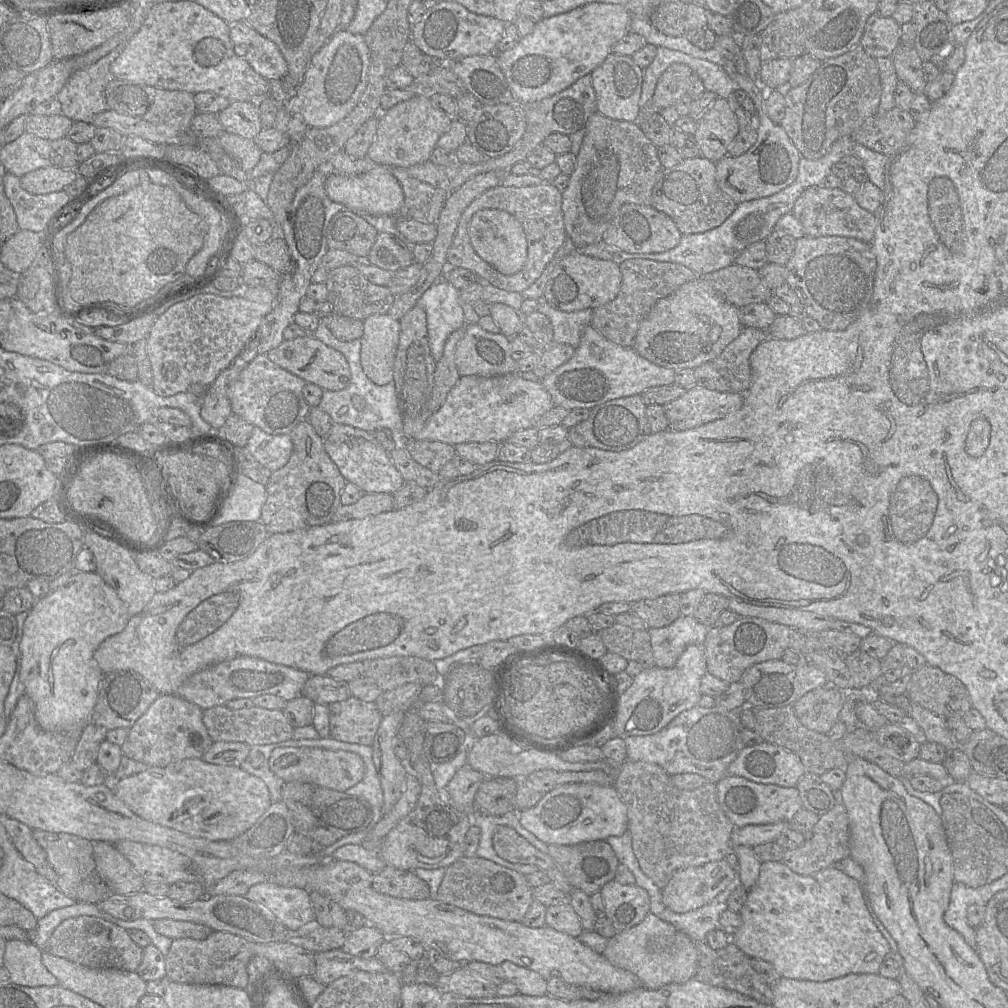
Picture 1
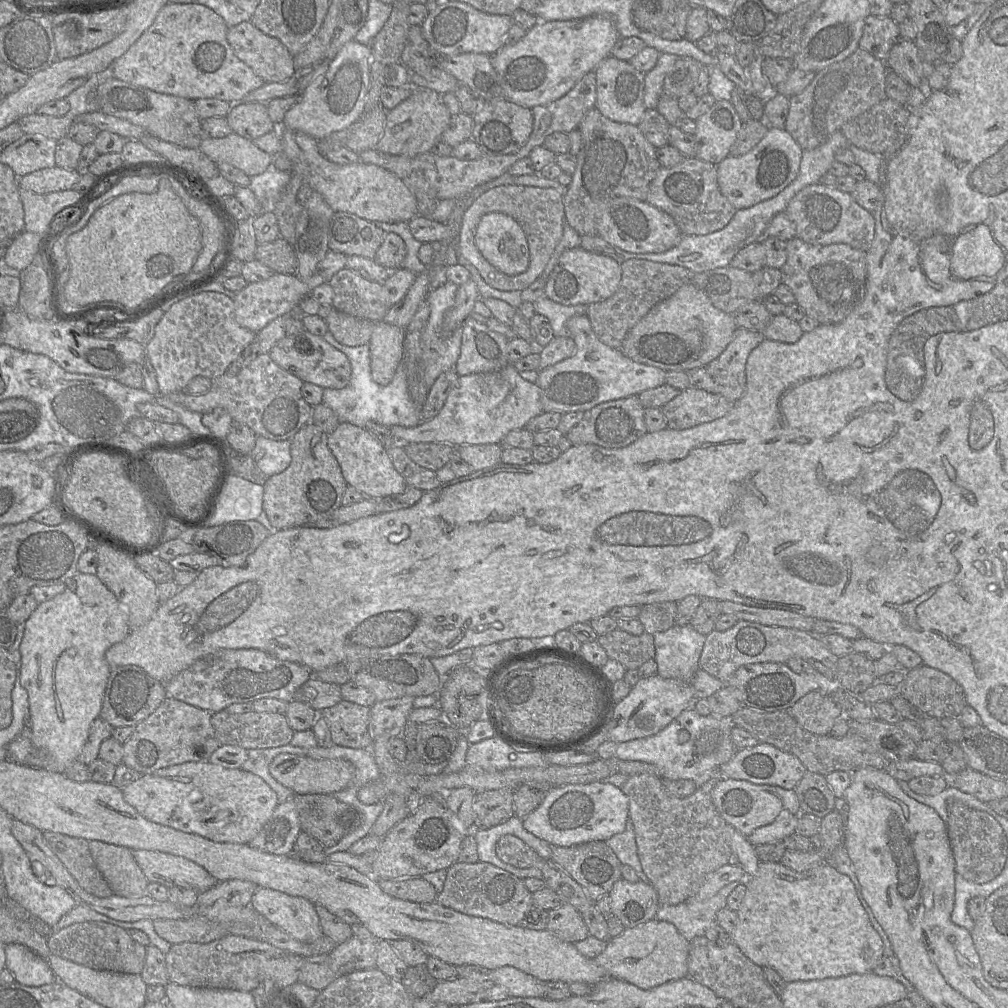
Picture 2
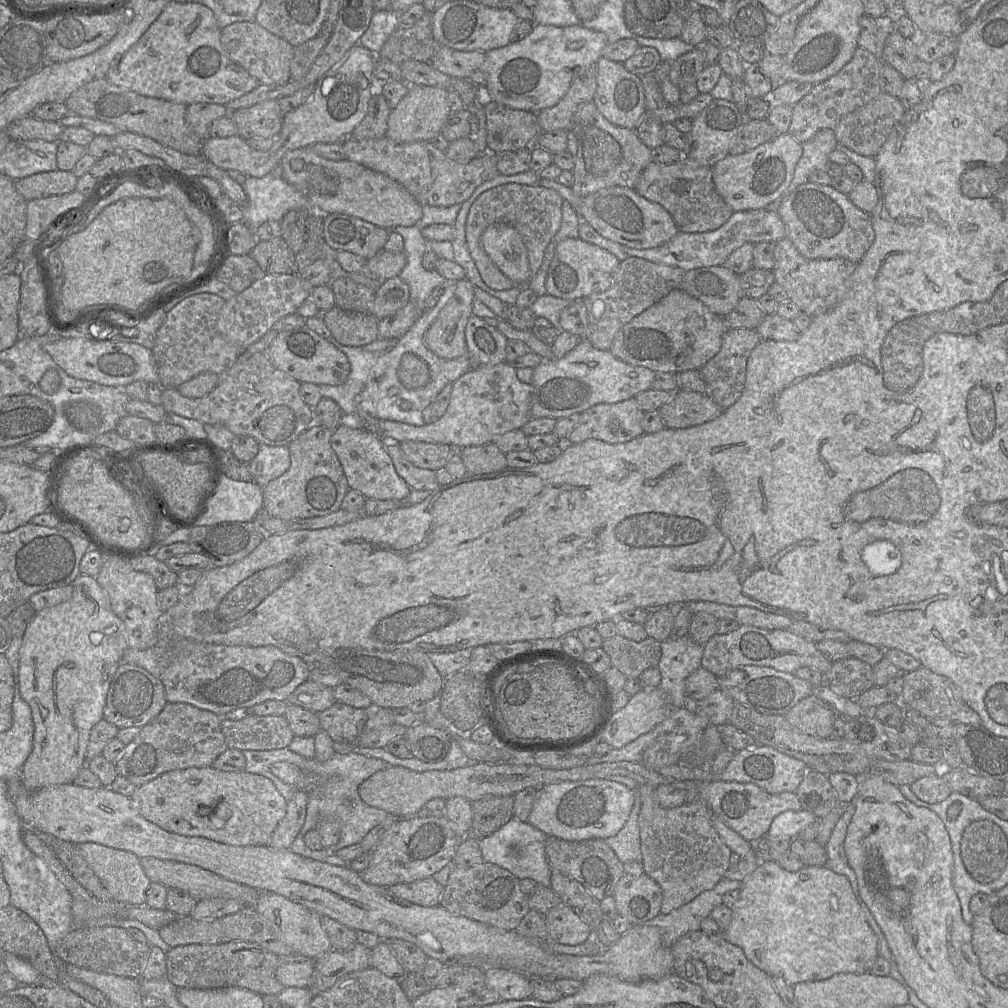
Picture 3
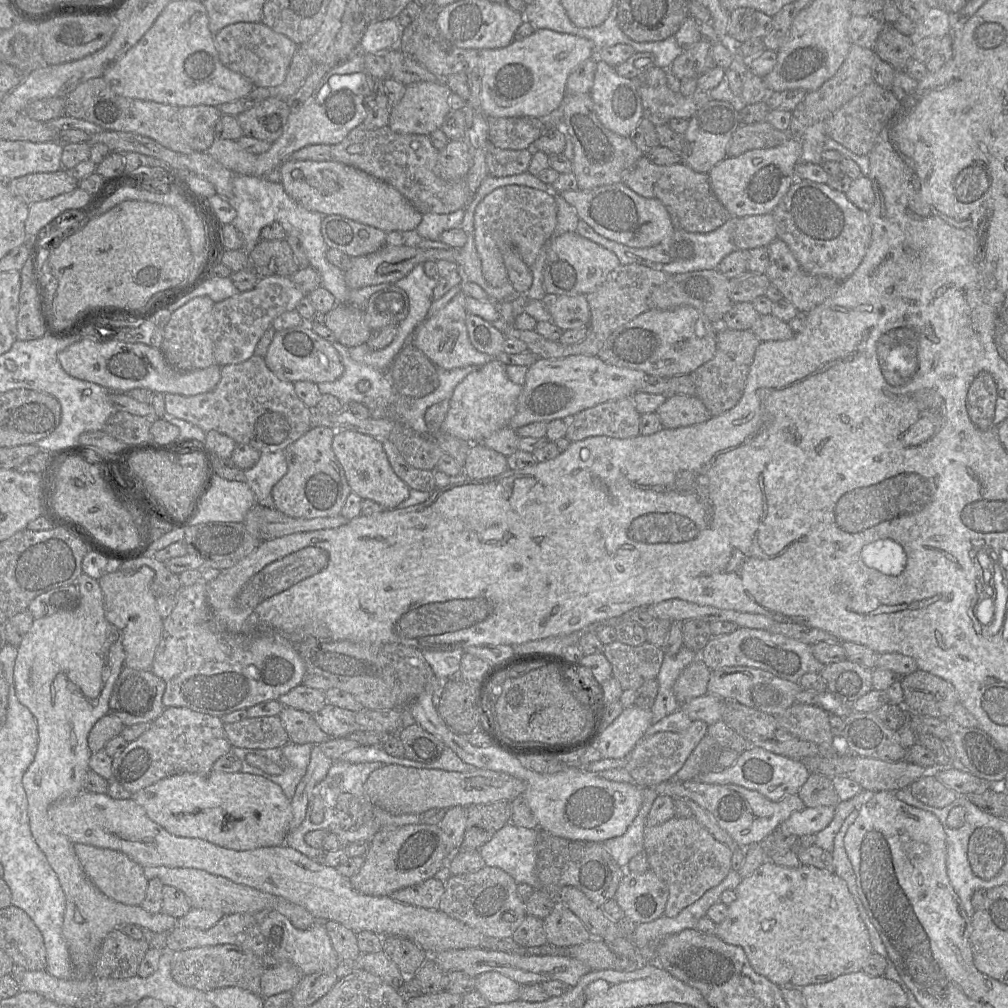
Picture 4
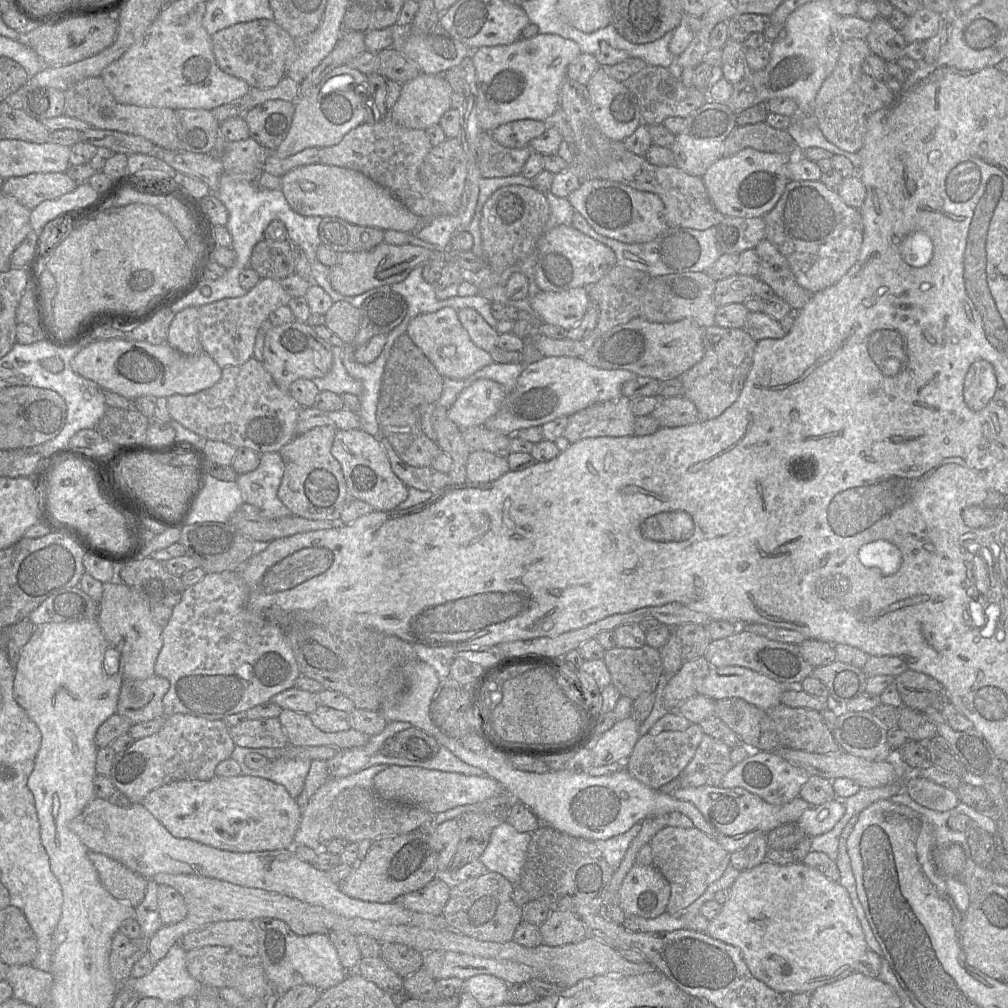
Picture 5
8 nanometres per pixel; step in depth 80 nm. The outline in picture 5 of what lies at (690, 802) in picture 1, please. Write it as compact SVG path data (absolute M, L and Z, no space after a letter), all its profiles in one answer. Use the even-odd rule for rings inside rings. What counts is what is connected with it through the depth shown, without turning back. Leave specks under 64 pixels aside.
M666 826L649 842L652 850L652 865L667 879L671 895L666 912L674 913L697 900L710 884L722 877L730 864L730 856L716 839L705 832L692 828Z

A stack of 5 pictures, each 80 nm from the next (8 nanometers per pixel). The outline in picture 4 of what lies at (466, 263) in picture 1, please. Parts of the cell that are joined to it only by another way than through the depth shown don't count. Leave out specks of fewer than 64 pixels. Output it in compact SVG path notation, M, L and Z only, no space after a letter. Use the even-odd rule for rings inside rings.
M520 185L499 187L486 195L474 212L474 243L484 279L493 287L508 280L503 252L514 248L524 263L534 264L541 247L552 237L557 224L556 194Z

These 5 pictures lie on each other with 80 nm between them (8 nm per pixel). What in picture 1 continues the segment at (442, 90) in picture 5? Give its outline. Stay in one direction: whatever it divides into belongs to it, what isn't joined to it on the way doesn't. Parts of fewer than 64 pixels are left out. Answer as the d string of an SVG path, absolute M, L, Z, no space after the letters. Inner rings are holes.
M419 91L411 99L379 113L376 136L367 157L385 166L408 168L421 164L430 159L439 138L449 128L452 120L452 117L432 104L428 93Z

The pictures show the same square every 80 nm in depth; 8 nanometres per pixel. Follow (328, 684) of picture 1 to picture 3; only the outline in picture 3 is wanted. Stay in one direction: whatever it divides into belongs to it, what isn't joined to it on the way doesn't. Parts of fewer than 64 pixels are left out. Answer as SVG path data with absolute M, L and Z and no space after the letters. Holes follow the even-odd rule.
M307 679L290 694L286 702L318 714L331 707L336 699L333 688Z

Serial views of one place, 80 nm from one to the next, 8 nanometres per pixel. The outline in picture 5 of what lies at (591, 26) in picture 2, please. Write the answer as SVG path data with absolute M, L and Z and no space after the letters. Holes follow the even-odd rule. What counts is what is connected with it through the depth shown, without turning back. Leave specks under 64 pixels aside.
M539 33L512 44L473 49L477 77L477 119L482 131L522 119L549 123L560 107L560 91L570 63L581 54L579 45L555 34Z

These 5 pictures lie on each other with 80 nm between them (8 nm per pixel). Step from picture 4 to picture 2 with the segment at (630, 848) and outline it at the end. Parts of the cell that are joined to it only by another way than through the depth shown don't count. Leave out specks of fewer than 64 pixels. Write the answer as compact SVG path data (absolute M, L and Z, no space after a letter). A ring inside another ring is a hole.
M630 817L627 819L625 830L606 840L606 843L614 851L622 865L631 866L641 881L650 883L638 857L634 825Z

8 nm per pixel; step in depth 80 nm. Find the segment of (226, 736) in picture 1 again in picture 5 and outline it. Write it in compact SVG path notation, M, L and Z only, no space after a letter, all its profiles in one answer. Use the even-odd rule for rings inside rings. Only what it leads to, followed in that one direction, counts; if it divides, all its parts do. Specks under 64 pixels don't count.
M279 717L247 719L229 731L234 744L241 747L282 750L289 745Z

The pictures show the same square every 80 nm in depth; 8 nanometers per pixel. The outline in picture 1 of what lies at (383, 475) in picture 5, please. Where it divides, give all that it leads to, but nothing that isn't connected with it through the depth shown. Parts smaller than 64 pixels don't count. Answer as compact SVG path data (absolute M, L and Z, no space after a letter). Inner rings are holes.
M333 423L328 436L323 440L325 451L341 475L364 493L393 494L404 485L405 480L394 466L390 453L376 440L373 433L350 425Z

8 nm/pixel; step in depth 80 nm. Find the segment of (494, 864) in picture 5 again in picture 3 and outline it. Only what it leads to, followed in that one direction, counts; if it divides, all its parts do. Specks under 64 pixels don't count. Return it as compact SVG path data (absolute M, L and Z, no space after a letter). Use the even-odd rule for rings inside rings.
M512 817L492 834L478 839L478 845L484 862L508 870L519 880L532 879L541 886L550 887L551 868L545 852L546 838L547 835L538 828Z

